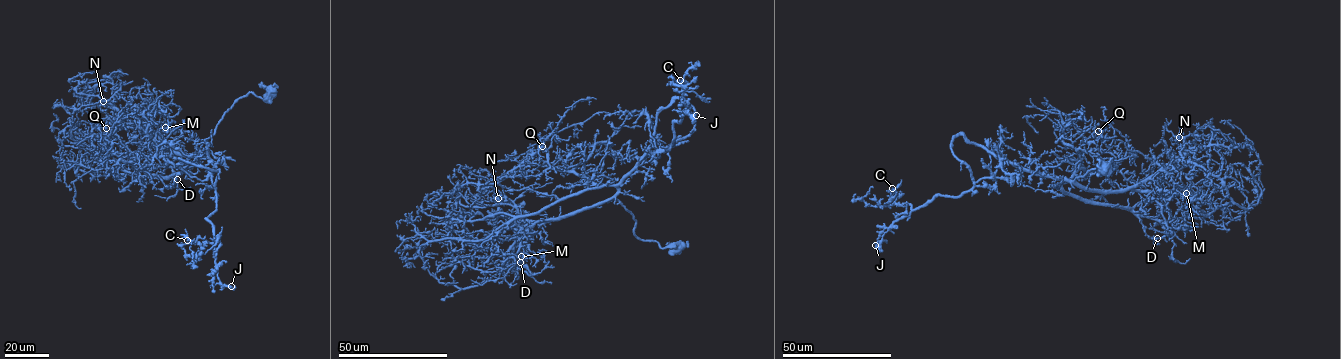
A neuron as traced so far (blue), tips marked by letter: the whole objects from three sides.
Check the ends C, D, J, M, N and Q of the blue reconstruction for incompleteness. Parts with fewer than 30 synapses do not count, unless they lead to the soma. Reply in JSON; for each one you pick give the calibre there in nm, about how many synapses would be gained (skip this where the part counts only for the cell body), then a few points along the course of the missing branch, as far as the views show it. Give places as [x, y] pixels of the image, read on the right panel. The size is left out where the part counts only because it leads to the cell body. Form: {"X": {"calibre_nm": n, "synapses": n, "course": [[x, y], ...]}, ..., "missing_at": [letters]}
{"missing_at": []}

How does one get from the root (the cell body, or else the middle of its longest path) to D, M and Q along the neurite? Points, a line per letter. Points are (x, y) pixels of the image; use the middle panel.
D: (677, 249), (636, 236), (633, 215), (613, 198), (539, 220), (525, 232), (514, 256), (514, 264), (520, 262)
M: (677, 249), (636, 236), (633, 215), (613, 198), (536, 222), (515, 240), (513, 253), (521, 256)
Q: (677, 249), (636, 236), (633, 215), (614, 198), (617, 188), (552, 167), (543, 141), (538, 149), (542, 146)

